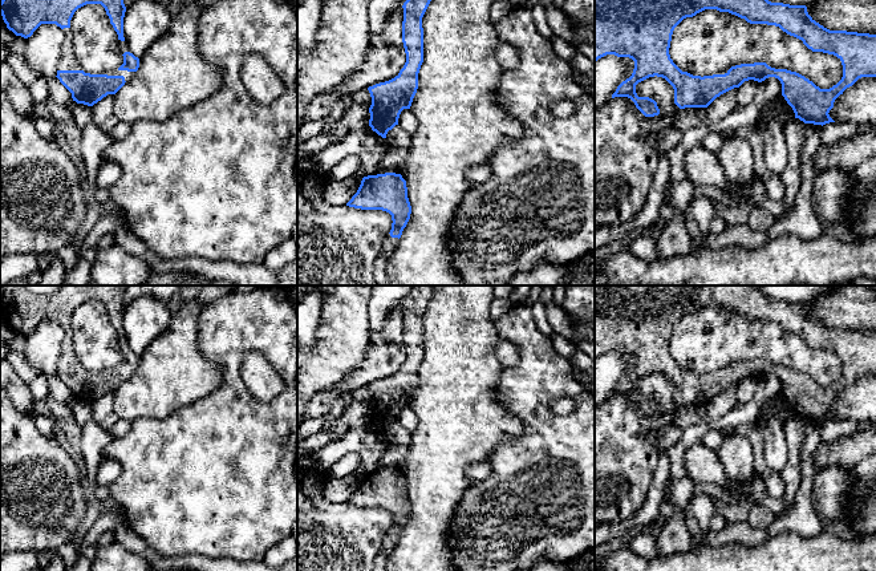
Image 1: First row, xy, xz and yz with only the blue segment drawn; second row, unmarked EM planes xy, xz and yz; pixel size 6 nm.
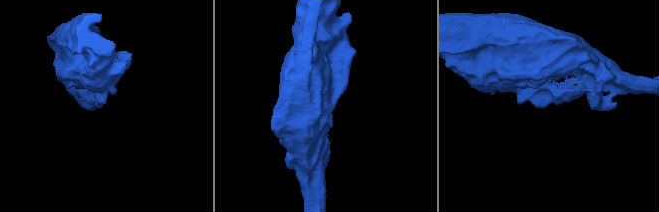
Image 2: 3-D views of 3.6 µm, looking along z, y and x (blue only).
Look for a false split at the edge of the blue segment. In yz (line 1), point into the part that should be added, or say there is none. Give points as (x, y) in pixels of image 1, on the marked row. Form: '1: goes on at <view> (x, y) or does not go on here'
1: does not go on here

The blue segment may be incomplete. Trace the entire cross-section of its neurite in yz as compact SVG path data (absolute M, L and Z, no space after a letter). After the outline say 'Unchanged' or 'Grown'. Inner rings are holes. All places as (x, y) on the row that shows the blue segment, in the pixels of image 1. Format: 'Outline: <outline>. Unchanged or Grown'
Outline: M595 0L595 61L607 56L629 57L634 69L629 78L622 81L615 97L630 98L645 117L660 114L657 102L649 97L638 97L636 85L649 77L662 77L674 89L674 104L680 109L707 108L721 94L739 88L745 81L758 82L775 77L782 84L782 96L792 108L795 118L804 123L826 125L835 122L830 117L835 100L861 77L876 77L876 35L847 31L830 31L816 23L807 12L806 5L771 3L768 0ZM705 9L729 12L750 24L779 27L783 32L803 41L812 52L836 56L843 65L841 80L830 89L820 89L804 76L787 69L775 69L766 62L741 64L731 66L725 74L693 76L682 72L670 58L669 48L674 28L686 17L693 17Z. Unchanged

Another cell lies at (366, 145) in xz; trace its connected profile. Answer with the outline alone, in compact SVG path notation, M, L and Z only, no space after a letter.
M369 125L352 130L338 142L329 145L324 150L309 155L297 165L297 170L308 171L313 175L329 175L330 170L345 157L356 155L361 161L361 167L368 175L380 174L377 167L382 157L392 149L386 138L372 130Z

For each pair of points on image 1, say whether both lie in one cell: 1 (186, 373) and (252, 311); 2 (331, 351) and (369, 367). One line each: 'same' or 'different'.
1: different
2: different

